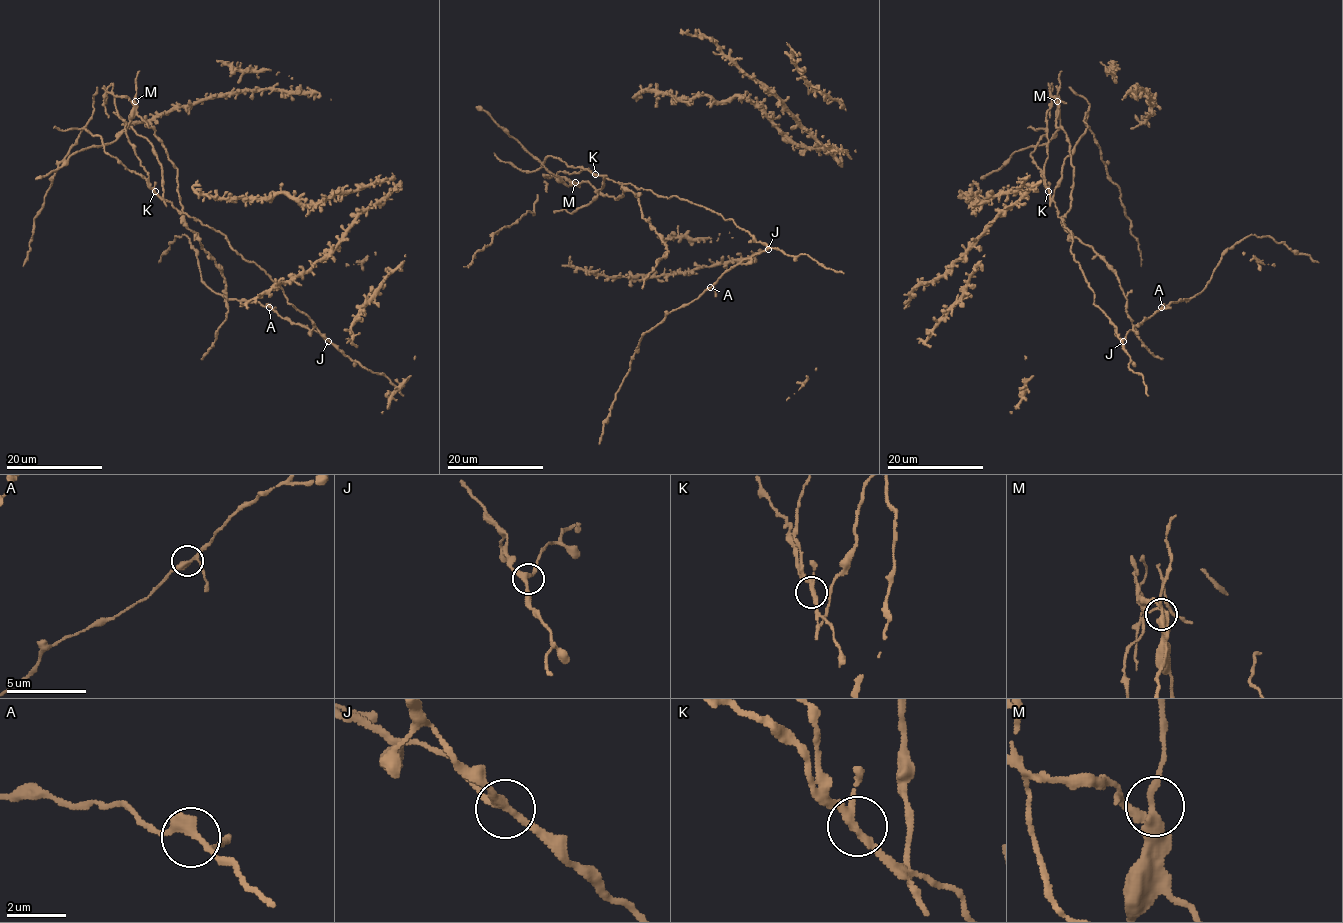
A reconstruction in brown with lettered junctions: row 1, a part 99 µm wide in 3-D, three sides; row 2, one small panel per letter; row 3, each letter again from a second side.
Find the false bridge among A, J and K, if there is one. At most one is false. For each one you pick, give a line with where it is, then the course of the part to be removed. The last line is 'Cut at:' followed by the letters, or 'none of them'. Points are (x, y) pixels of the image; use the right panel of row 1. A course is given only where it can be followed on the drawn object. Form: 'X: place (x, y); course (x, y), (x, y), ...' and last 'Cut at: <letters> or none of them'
K: place (1048, 191); course (1049, 192), (1051, 96), (1074, 169), (1064, 229), (1105, 261), (1136, 335), (1163, 359)
Cut at: K

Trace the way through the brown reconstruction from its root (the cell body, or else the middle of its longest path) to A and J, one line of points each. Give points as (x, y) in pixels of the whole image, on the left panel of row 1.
A: (150, 185), (257, 264), (326, 339), (269, 307)
J: (150, 185), (174, 207), (220, 231), (233, 249), (257, 264), (280, 287), (287, 302), (303, 312), (328, 341)

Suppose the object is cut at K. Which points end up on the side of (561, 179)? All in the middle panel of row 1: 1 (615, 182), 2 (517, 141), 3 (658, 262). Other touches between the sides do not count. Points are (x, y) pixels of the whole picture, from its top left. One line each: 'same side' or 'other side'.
1: other side
2: same side
3: same side

